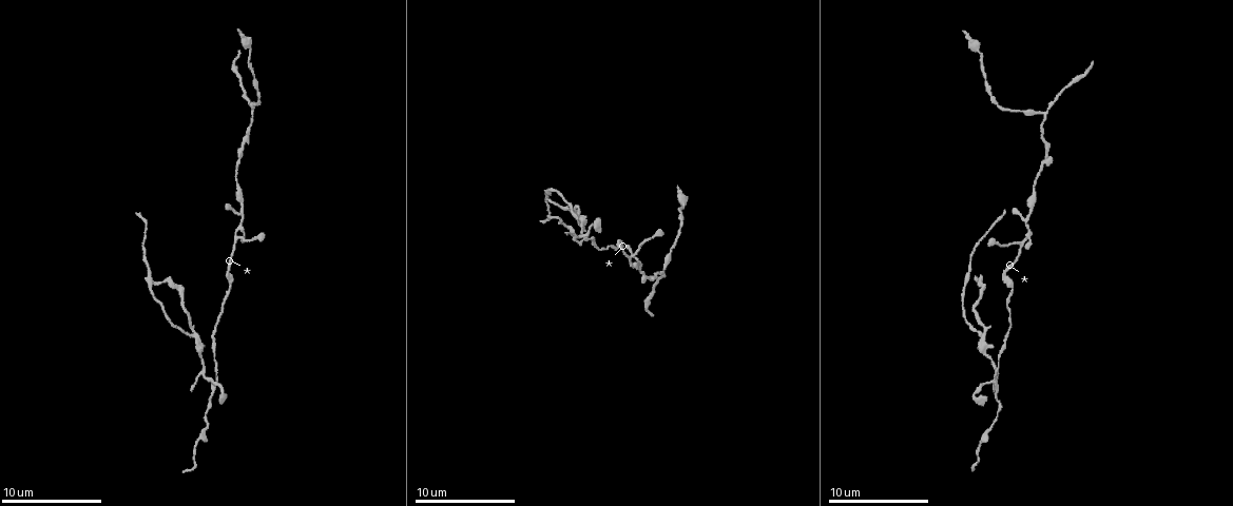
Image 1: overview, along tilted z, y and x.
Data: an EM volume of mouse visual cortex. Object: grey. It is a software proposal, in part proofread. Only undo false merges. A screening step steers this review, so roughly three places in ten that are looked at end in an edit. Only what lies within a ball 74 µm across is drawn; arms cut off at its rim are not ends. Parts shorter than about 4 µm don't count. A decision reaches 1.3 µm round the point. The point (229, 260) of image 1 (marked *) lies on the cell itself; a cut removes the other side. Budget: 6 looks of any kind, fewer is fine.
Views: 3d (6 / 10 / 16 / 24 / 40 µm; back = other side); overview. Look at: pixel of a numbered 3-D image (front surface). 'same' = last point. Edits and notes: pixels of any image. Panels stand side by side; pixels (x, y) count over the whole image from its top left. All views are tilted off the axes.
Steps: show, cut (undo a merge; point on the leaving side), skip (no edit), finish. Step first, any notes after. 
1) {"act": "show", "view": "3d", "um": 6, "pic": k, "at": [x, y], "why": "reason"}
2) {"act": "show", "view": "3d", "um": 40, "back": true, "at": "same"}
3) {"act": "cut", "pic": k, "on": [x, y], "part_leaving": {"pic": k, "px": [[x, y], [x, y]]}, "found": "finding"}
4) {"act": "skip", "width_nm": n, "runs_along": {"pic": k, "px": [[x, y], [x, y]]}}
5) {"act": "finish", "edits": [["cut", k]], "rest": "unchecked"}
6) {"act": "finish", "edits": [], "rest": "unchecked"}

{"act": "show", "view": "3d", "um": 6, "pic": 1, "at": [1042, 169], "why": "sudden change in width"}

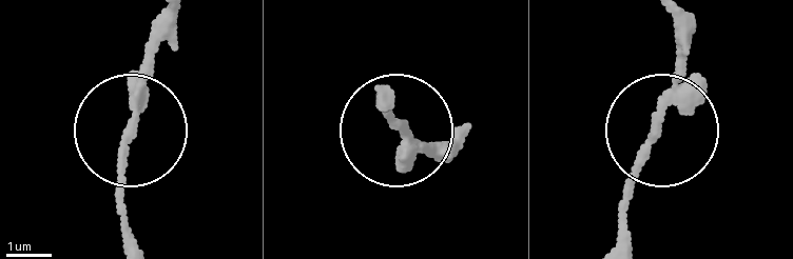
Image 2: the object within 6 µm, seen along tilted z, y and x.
{"act": "skip", "runs_along": {"pic": 2, "px": [[389, 95], [395, 123], [434, 158]]}, "found": "all the same cell"}

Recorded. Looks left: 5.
{"act": "show", "view": "3d", "um": 16, "pic": 1, "at": [1046, 112], "why": "three-way junction"}

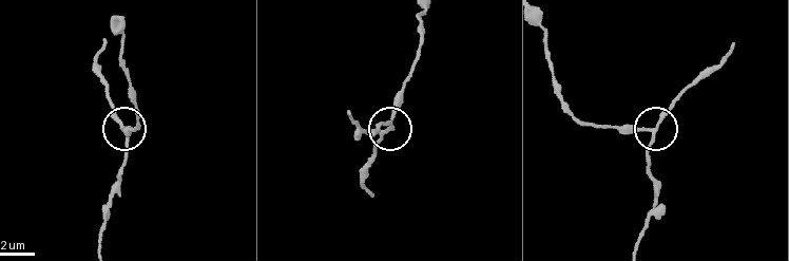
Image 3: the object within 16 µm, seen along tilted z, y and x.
{"act": "show", "view": "3d", "um": 6, "pic": 3, "at": [654, 131]}

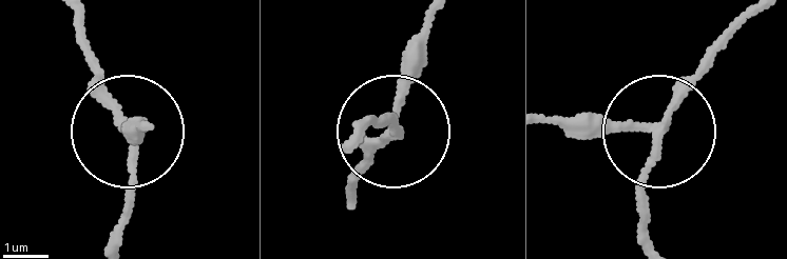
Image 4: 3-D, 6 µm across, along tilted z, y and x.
{"act": "cut", "pic": 4, "on": [419, 70], "part_leaving": {"pic": 4, "px": [[659, 127], [545, 120]]}, "found": "two cells meet here"}

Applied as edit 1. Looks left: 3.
{"act": "show", "view": "overview", "why": "see it whole again"}

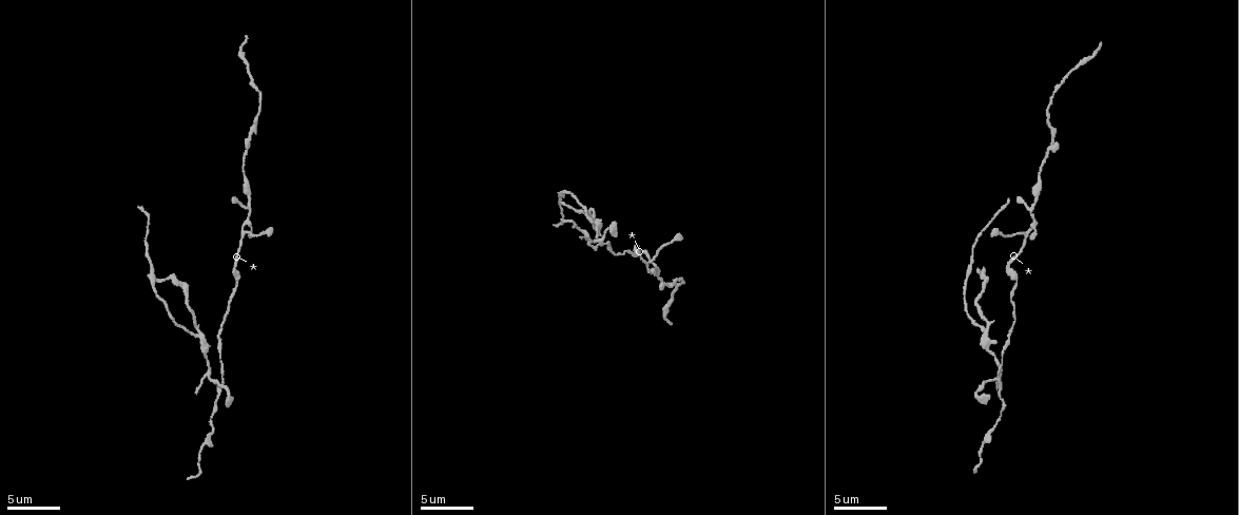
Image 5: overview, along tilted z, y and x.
{"act": "show", "view": "3d", "um": 16, "pic": 5, "at": [992, 381], "why": "four or more arms meet"}

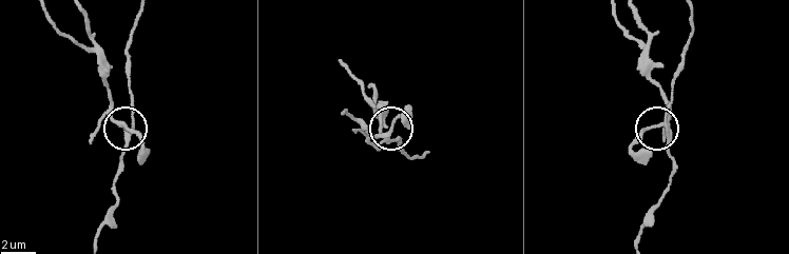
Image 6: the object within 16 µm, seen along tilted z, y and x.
{"act": "cut", "pic": 6, "on": [111, 118], "width_nm": 200, "found": "two cells meet here"}

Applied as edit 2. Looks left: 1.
{"act": "finish", "edits": [["cut", 4], ["cut", 6]], "rest": "unchecked"}

